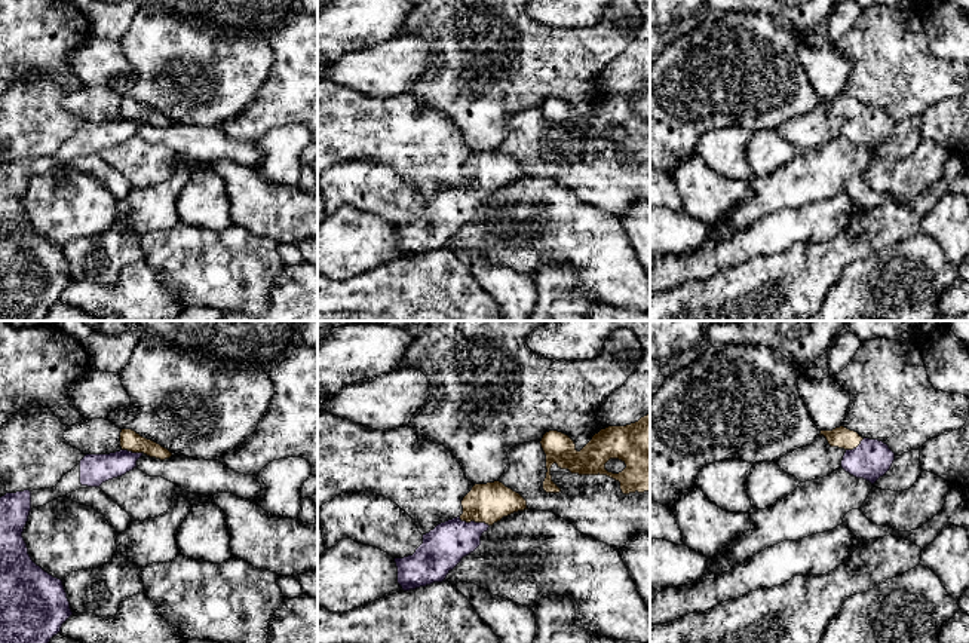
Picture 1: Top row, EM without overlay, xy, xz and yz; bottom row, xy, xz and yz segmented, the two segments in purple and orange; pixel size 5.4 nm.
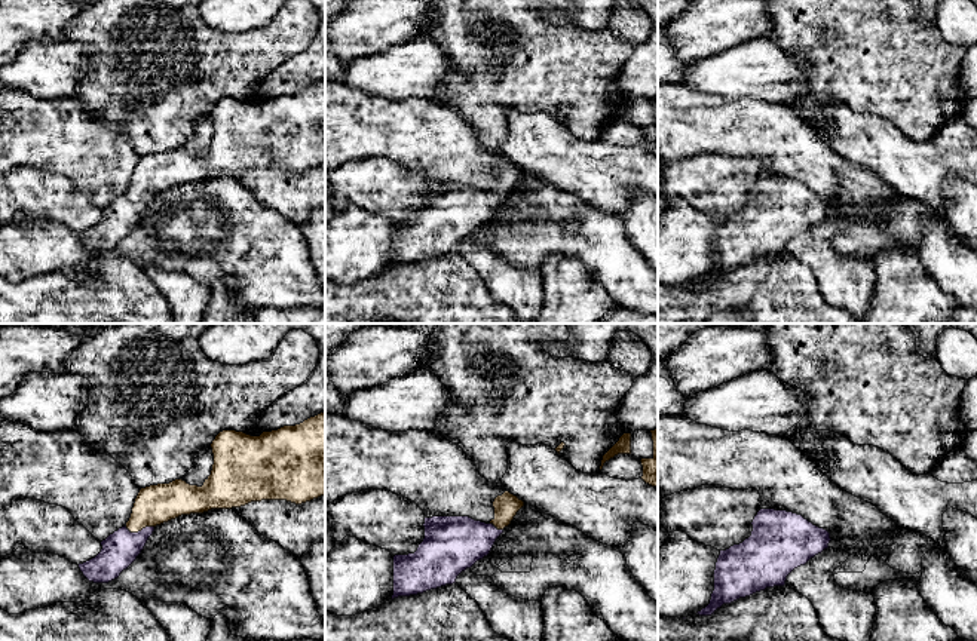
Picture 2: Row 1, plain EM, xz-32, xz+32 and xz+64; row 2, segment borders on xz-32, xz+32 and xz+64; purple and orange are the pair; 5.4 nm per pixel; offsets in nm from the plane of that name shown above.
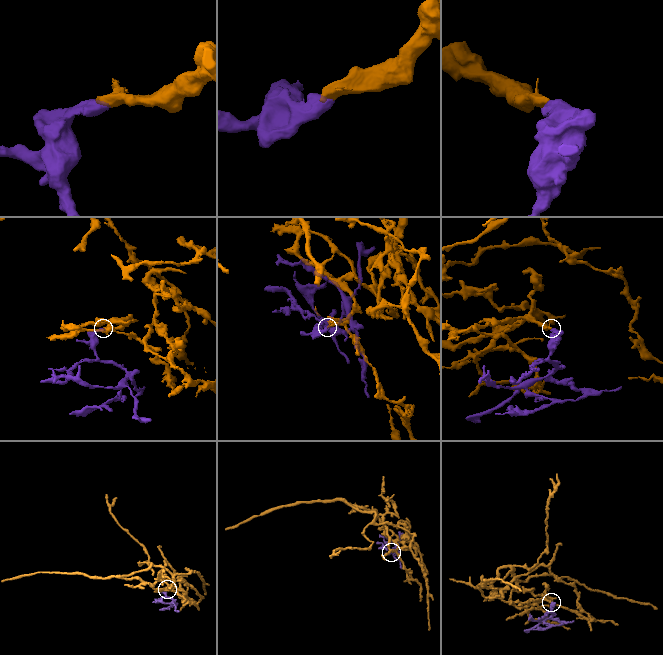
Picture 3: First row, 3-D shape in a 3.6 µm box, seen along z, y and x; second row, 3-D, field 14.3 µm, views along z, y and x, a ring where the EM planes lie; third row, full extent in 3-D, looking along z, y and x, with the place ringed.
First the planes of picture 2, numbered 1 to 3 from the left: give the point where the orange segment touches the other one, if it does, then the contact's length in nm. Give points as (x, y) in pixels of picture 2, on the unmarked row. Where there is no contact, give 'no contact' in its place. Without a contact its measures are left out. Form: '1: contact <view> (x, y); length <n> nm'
1: contact xz-32 (138, 199); length 160 nm
2: contact xz+32 (495, 195); length 80 nm
3: no contact

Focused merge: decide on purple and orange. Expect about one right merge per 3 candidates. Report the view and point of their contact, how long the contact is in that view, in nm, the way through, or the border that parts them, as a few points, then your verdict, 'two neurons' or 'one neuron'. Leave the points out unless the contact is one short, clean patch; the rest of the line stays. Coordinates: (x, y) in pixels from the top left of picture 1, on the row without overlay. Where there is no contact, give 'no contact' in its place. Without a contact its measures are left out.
xz (474, 189) | 180 nm | across xz (442, 216), (474, 189), (490, 170) | one neuron

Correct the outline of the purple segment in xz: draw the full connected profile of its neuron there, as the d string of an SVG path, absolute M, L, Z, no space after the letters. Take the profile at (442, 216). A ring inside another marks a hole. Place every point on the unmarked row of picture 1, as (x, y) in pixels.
M500 148L475 151L461 168L463 181L457 186L438 192L423 202L423 211L413 223L395 226L398 251L404 258L445 248L447 242L481 212L481 203L490 193L513 180L528 177L527 168Z

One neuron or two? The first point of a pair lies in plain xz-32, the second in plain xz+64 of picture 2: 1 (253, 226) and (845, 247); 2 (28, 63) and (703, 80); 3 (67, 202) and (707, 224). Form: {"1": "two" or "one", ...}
{"1": "one", "2": "one", "3": "two"}

